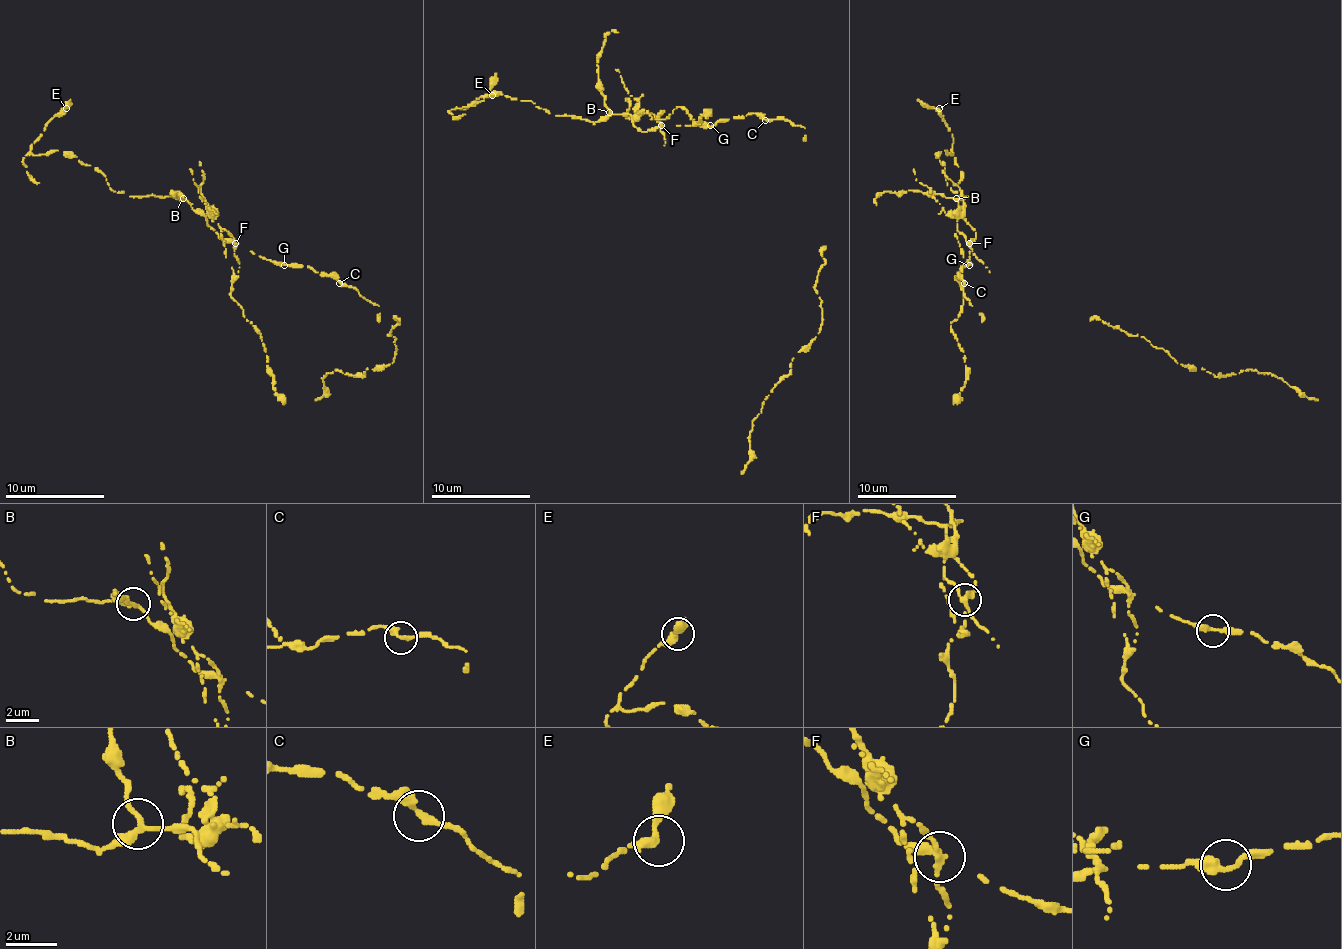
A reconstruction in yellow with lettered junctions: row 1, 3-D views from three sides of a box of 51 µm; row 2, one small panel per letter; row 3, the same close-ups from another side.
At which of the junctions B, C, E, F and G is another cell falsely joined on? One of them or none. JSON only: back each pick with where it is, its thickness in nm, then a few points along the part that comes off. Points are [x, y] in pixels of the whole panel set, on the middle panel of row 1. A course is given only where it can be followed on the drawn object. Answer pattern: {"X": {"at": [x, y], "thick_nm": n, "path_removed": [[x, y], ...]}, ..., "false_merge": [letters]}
{"F": {"at": [661, 125], "thick_nm": 240, "path_removed": [[661, 125], [646, 112], [651, 120], [658, 115], [656, 120], [668, 117], [681, 107], [693, 122], [710, 112]]}, "false_merge": ["F"]}

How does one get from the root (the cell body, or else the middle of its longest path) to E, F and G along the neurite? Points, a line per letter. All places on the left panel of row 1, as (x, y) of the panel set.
E: (332, 278), (222, 240), (183, 198), (118, 193), (76, 156), (36, 156), (31, 143), (66, 108)
F: (332, 278), (319, 275), (307, 265), (277, 265), (235, 243)
G: (332, 278), (319, 275), (307, 265), (284, 265)

